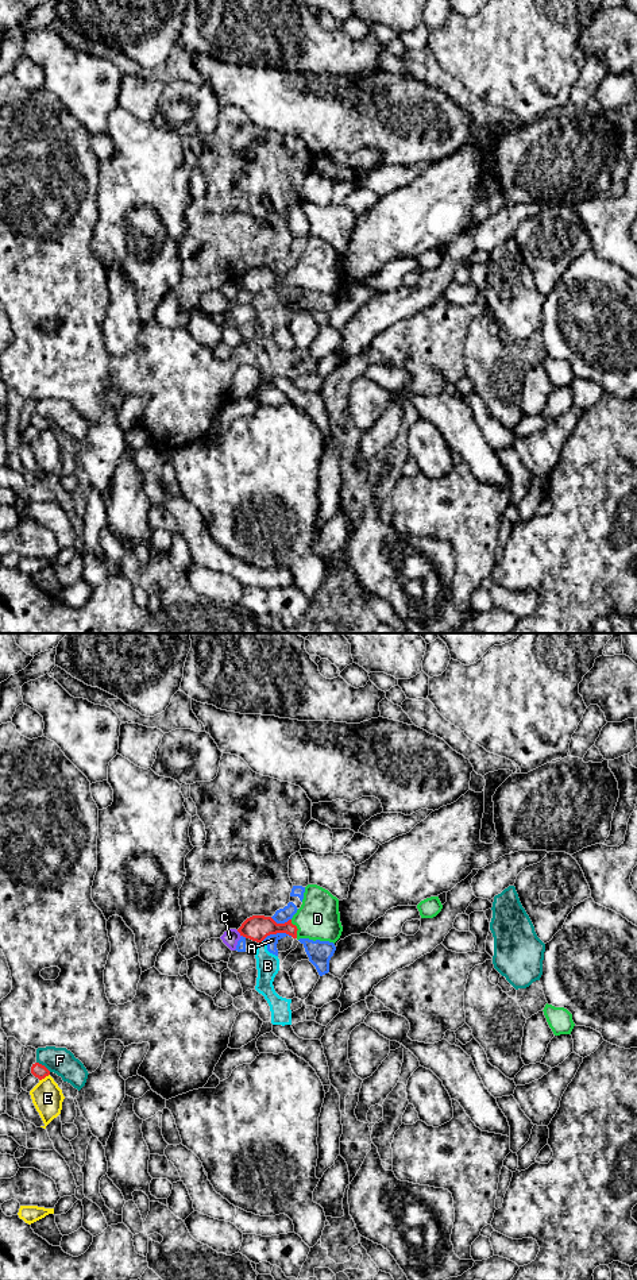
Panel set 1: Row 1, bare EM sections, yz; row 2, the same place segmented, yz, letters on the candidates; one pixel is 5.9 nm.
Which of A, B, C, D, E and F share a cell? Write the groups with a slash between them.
A B / C / D / E / F

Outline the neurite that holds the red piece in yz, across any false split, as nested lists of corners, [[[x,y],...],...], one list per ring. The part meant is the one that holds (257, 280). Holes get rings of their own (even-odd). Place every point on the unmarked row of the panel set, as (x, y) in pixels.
[[[308,236],[302,257],[292,271],[277,275],[271,269],[252,267],[238,284],[256,294],[262,294],[270,286],[286,285],[297,292],[309,290],[335,296],[343,284],[339,251],[317,236]]]

